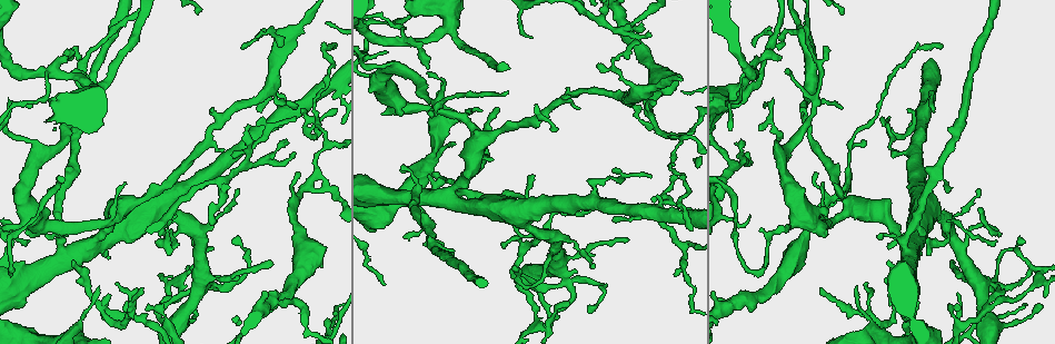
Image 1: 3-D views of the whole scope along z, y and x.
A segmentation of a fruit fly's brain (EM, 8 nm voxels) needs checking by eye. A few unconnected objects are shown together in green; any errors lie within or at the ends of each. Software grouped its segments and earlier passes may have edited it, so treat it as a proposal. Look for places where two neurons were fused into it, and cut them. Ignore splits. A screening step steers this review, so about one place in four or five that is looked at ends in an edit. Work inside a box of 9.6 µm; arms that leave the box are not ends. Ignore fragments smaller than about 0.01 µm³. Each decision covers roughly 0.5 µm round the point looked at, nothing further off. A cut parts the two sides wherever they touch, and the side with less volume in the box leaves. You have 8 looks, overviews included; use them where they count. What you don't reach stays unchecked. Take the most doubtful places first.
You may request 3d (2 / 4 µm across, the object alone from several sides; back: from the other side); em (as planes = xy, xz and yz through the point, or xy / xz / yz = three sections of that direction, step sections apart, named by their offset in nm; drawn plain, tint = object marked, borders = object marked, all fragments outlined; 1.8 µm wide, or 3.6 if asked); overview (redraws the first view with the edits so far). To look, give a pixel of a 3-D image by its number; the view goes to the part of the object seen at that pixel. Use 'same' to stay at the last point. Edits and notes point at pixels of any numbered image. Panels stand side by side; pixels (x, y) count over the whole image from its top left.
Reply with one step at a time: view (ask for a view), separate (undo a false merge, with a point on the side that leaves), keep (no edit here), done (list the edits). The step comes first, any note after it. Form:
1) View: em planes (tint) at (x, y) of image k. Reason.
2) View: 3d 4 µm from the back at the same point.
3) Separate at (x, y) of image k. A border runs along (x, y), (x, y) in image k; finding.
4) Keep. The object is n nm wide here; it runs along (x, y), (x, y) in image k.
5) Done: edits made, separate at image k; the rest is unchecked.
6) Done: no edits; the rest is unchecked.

View: 3d 2 µm at (412, 43) of image 1. Calibre changes.

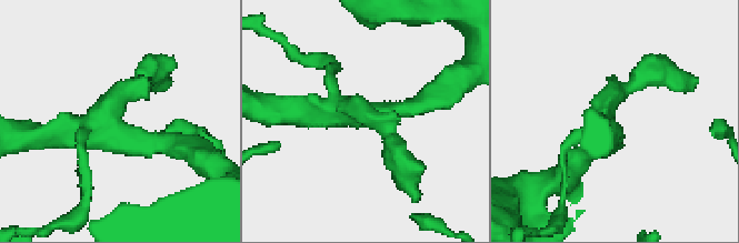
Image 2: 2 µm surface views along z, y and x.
View: em planes (plain) at (366, 116) of image 2. 4 arms meet here.

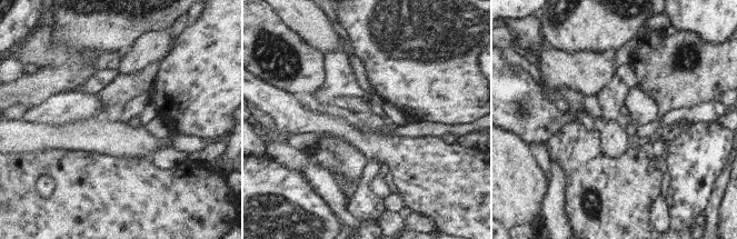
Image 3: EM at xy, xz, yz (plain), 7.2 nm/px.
View: em planes (tint) at the same point.

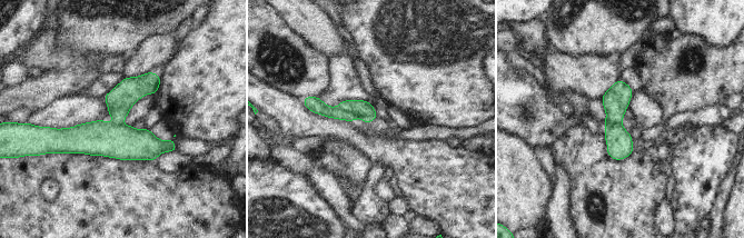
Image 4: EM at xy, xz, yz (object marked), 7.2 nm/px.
Separate at (364, 109) of image 4. A border runs along (339, 106), (359, 117) in image 4; a second neuron is stuck on.

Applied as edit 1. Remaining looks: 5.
View: em 3.6 µm xy step 8 (tint) at (537, 232) of image 1. Abrupt turn.

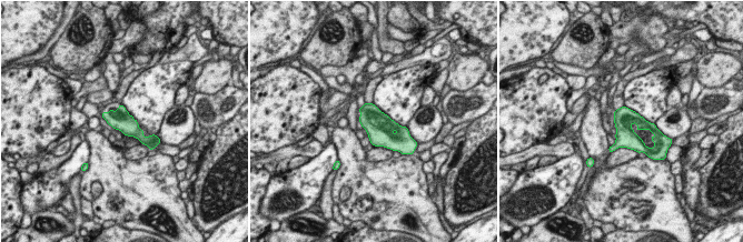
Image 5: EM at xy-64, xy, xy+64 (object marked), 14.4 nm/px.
View: em 3.6 µm planes (tint) at the same point. Cut it another way.

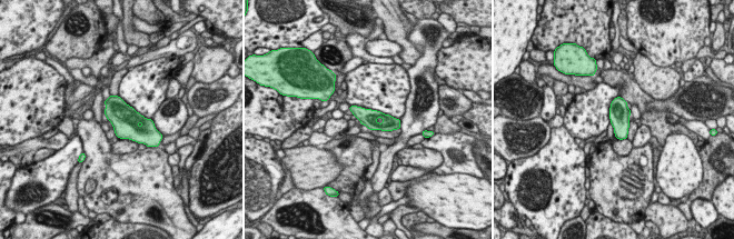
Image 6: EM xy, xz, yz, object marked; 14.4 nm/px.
Keep. One neuron here.

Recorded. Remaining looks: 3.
View: em planes (plain) at (590, 201) of image 1. Two arms in line, one across.

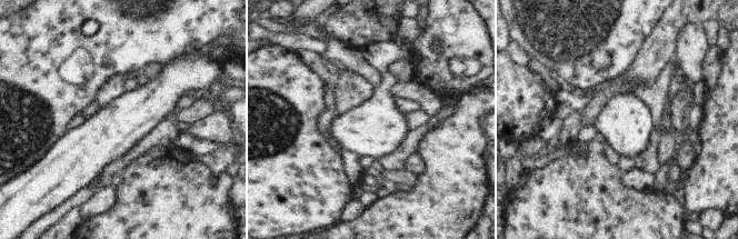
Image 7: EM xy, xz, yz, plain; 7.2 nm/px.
View: em planes (borders) at the same point. See the neighbours.

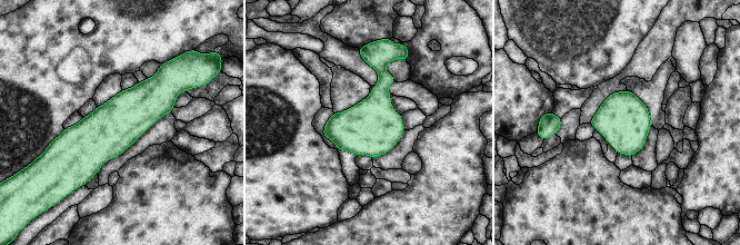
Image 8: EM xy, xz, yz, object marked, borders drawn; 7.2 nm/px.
Keep. It runs along (178, 90), (58, 146) in image 8; one neuron here.

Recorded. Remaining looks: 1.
Done: edits made, separate at image 4; the rest is unchecked.

